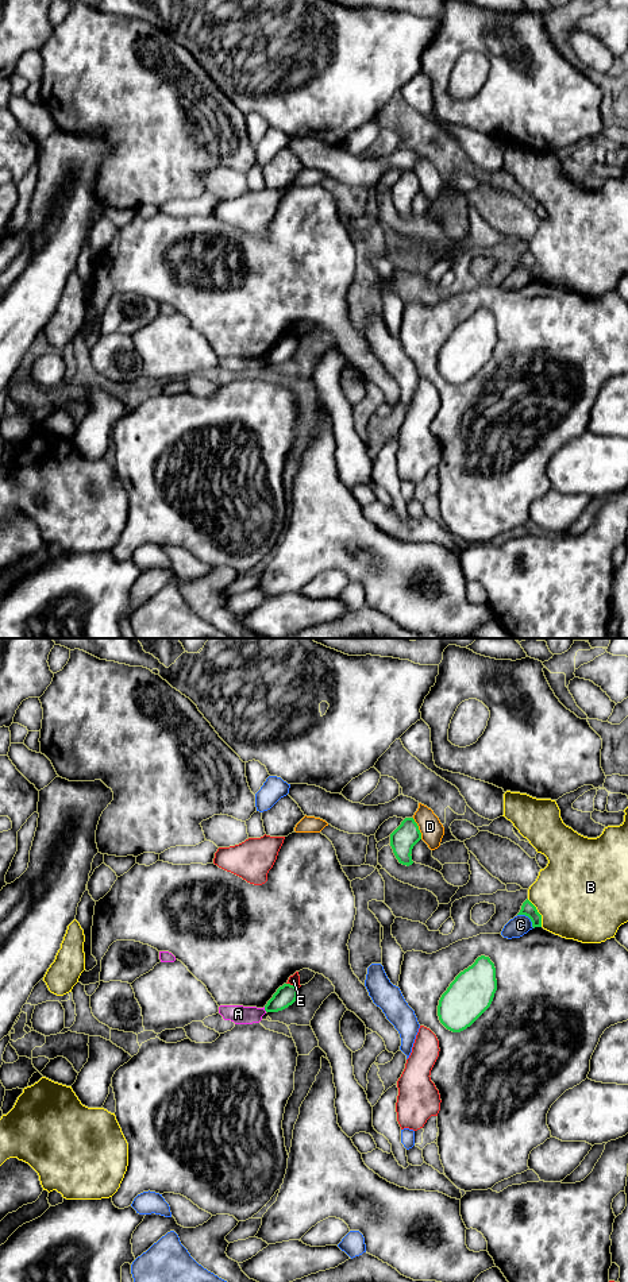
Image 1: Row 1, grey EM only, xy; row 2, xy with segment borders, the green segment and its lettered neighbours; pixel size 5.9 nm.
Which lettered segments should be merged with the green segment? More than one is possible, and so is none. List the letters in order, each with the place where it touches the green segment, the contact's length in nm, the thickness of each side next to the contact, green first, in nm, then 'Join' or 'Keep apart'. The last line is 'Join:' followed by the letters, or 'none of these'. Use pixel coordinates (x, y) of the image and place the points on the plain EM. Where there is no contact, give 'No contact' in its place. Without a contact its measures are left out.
A: Touches green at xy (265, 362). Shared border 40 nm. Thickness 120 nm (green) against 110 nm. Keep apart
B: Touches green at xy (538, 265). Shared border 190 nm. Thickness 80 nm (green) against 480 nm. Keep apart
C: Touches green at xy (528, 269). Shared border 130 nm. Thickness 80 nm (green) against 120 nm. Keep apart
D: Touches green at xy (417, 181). Shared border 140 nm. Thickness 150 nm (green) against 140 nm. Keep apart
E: Touches green at xy (292, 338). Shared border 80 nm. Thickness 120 nm (green) against 60 nm. Keep apart
Join: none of these

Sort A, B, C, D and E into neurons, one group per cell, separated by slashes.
A / B / C / D E

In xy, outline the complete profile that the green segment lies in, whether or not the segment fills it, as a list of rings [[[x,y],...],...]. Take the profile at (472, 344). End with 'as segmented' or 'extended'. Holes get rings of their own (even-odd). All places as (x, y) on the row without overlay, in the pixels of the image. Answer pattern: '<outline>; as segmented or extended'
[[[481,308],[442,347],[438,358],[440,375],[452,385],[466,382],[490,359],[496,343],[494,316]]]; as segmented

